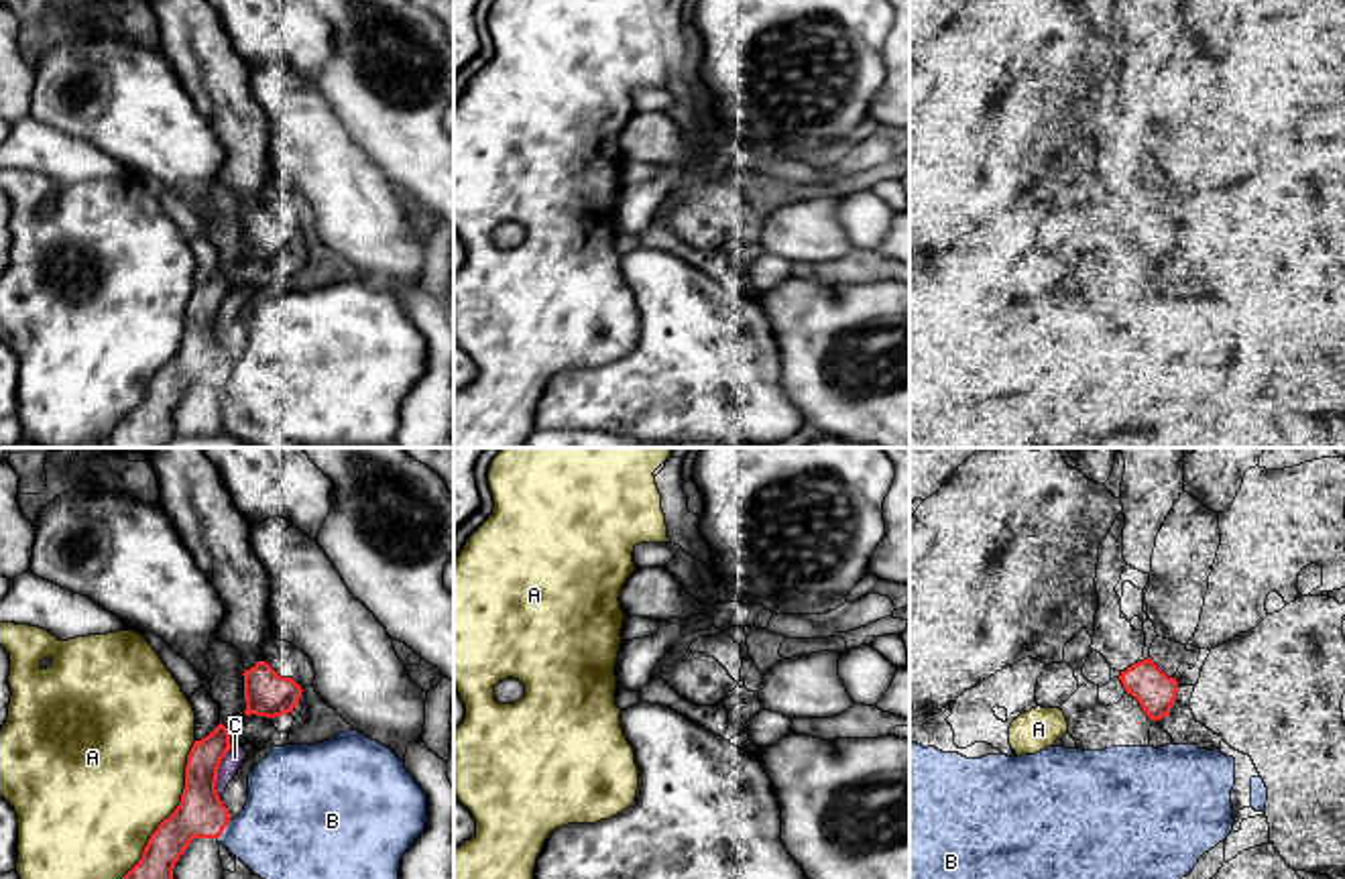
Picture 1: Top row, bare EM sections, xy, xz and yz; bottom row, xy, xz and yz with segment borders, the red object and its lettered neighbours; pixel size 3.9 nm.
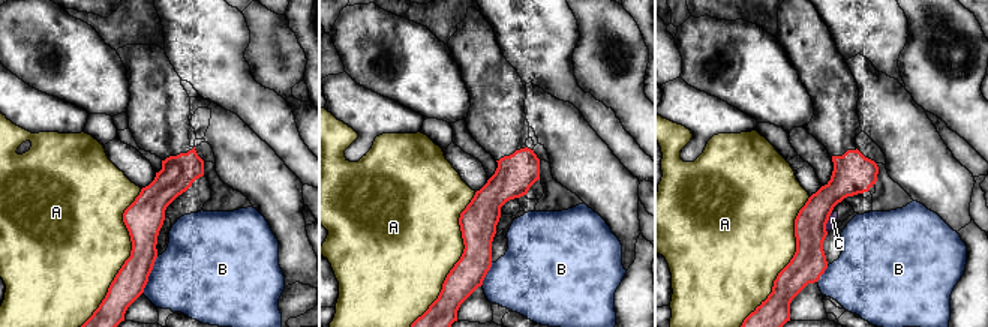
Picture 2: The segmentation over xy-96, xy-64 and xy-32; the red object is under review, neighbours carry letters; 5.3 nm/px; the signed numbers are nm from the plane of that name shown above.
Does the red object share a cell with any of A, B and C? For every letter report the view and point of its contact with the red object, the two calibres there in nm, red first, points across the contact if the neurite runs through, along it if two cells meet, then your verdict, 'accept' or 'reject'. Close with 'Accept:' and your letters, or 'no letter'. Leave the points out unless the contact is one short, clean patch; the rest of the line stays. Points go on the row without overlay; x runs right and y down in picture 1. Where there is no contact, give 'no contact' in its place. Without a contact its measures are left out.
A: xy (161, 367) | 190/500 nm | reject
B: xy (222, 375) | 190/400 nm | along xy (230, 365), (218, 383) | reject
C: xy (216, 318) | 190/80 nm | along xy (230, 291), (218, 314), (216, 338), (220, 344) | reject
Accept: no letter

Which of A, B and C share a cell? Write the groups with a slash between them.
A / B / C

